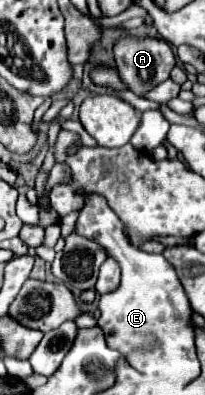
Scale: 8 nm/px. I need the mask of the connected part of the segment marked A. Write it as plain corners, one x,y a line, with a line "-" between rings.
126,37
126,39
120,39
116,43
114,55
116,55
116,69
118,69
118,75
120,75
122,83
132,93
136,93
138,97
144,97
158,83
166,81
170,77
172,67
176,65
176,57
172,53
172,47
164,39
134,39
134,37

